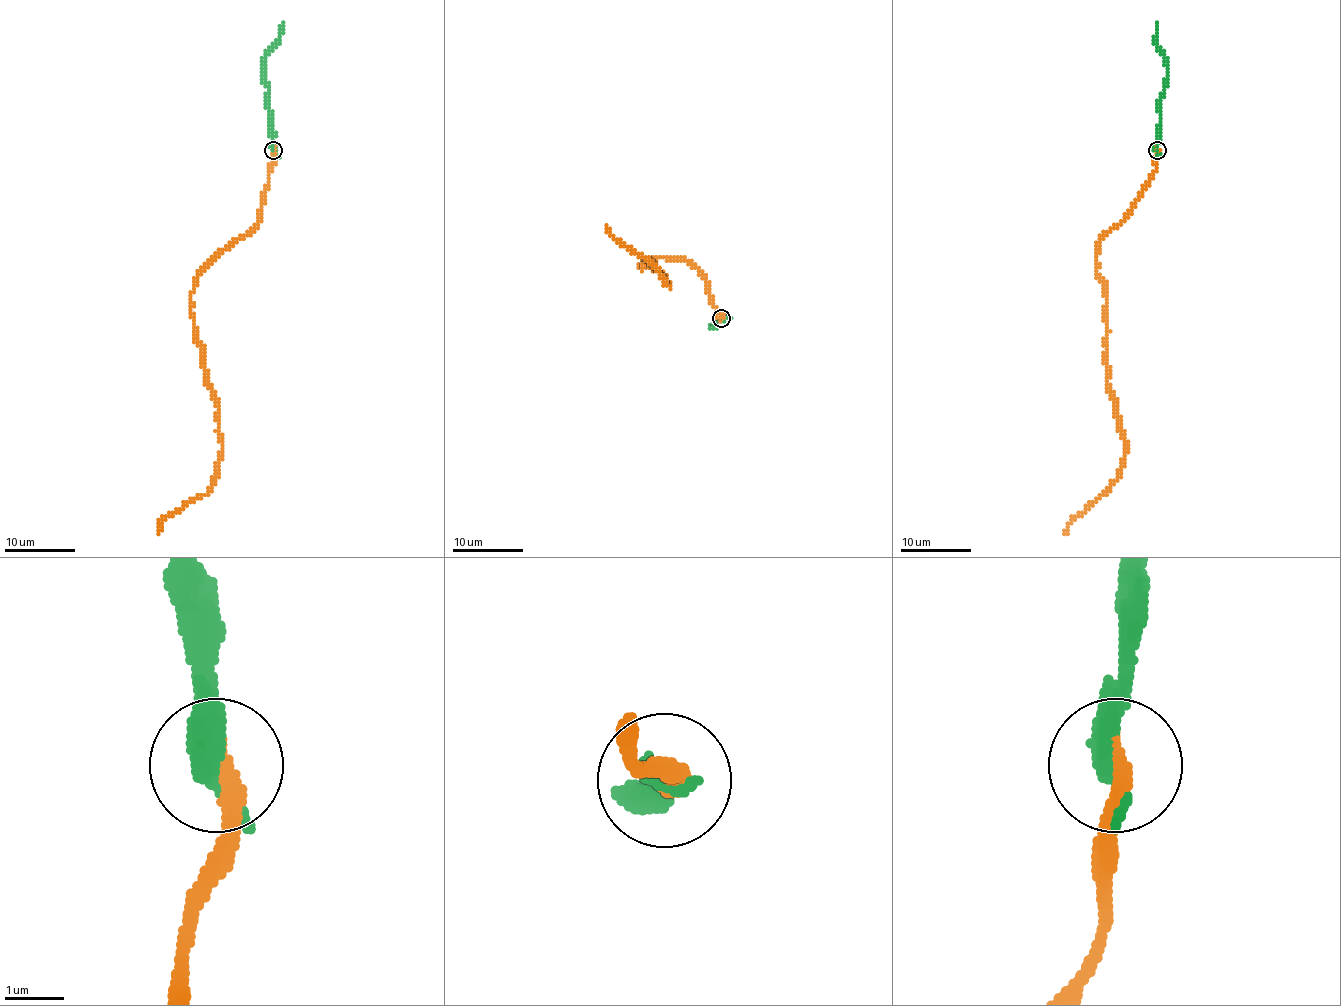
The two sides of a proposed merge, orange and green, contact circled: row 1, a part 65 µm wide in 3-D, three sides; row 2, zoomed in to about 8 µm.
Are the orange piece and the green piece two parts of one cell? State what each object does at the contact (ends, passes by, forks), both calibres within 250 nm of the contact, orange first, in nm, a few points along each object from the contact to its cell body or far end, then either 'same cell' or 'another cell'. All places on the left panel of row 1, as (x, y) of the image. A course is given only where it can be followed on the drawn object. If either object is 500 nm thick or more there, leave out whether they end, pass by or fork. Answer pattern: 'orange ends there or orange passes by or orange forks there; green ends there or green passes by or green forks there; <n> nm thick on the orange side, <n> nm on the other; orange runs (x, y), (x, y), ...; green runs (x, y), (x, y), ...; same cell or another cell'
orange ends there; green passes by; 320 nm thick on the orange side, 380 nm on the other; orange runs (273, 149), (261, 220), (202, 272), (191, 295), (193, 338), (223, 439), (218, 476), (159, 533); green runs (273, 149), (262, 60), (278, 41), (284, 21); same cell

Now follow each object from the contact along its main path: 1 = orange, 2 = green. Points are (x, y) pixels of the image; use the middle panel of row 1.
1: (721, 318), (696, 269), (650, 258), (639, 267), (655, 267), (671, 285), (607, 226)
2: (721, 318), (710, 327), (732, 317)

